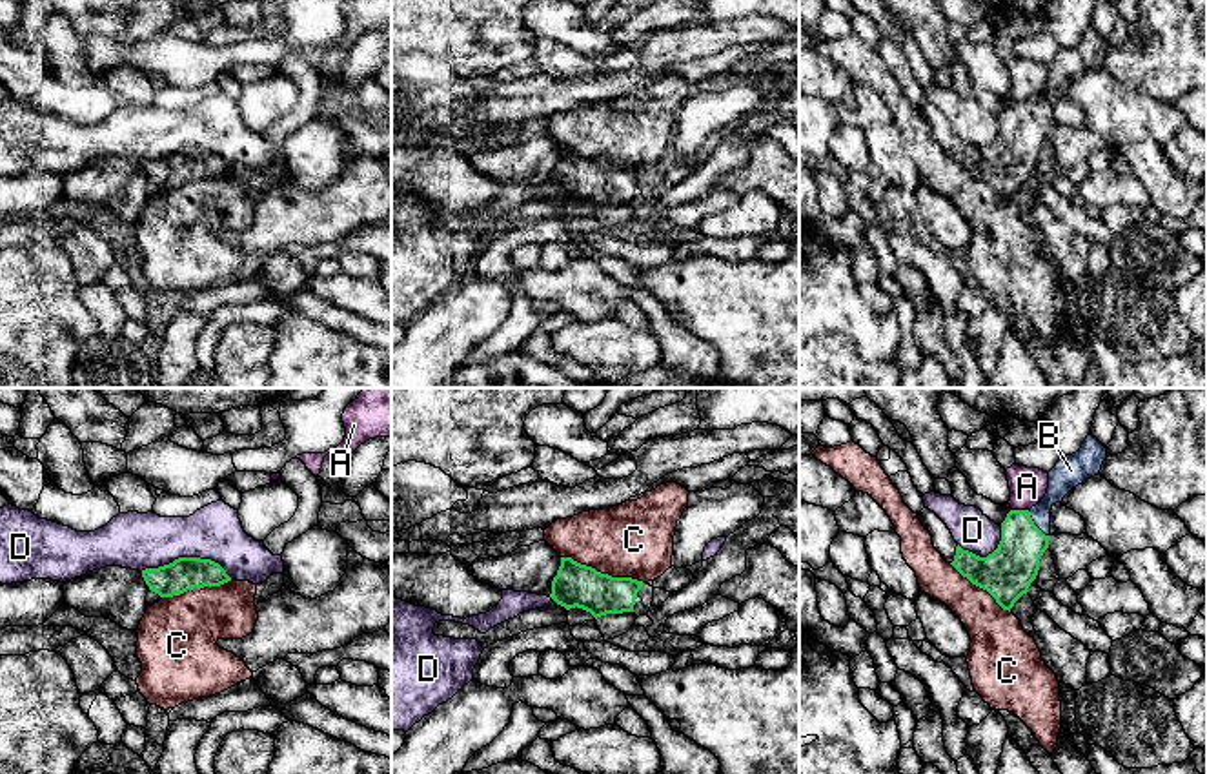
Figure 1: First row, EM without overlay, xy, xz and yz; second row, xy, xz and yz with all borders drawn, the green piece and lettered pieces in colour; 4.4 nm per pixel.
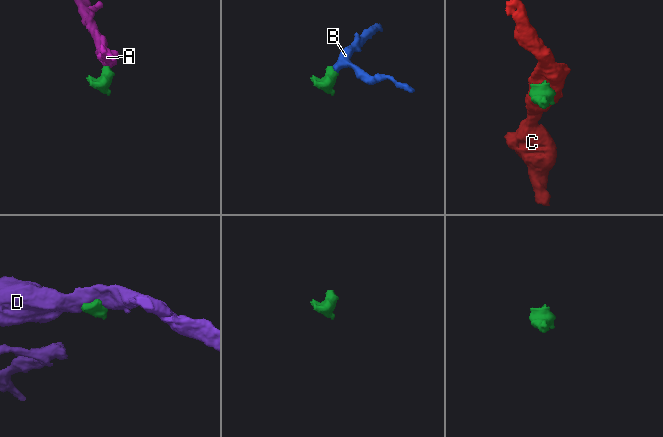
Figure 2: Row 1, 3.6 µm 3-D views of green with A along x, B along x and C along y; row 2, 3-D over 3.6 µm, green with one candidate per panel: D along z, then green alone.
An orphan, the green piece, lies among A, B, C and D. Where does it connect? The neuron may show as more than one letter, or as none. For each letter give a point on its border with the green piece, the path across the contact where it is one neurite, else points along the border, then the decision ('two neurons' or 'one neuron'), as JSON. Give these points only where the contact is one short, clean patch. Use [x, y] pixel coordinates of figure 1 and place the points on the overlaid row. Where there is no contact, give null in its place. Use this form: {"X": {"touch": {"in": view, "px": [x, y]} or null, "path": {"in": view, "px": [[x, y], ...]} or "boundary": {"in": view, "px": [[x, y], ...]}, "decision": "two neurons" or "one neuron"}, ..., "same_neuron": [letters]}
{"A": {"touch": {"in": "yz", "px": [1020, 510]}, "boundary": {"in": "yz", "px": [[1013, 509], [1027, 510]]}, "decision": "two neurons"}, "B": {"touch": {"in": "yz", "px": [1033, 523]}, "path": {"in": "yz", "px": [[1007, 572], [1033, 523], [1064, 476]]}, "decision": "one neuron"}, "C": {"touch": {"in": "xz", "px": [603, 574]}, "decision": "two neurons"}, "D": {"touch": {"in": "xy", "px": [186, 558]}, "decision": "two neurons"}, "same_neuron": ["B"]}

